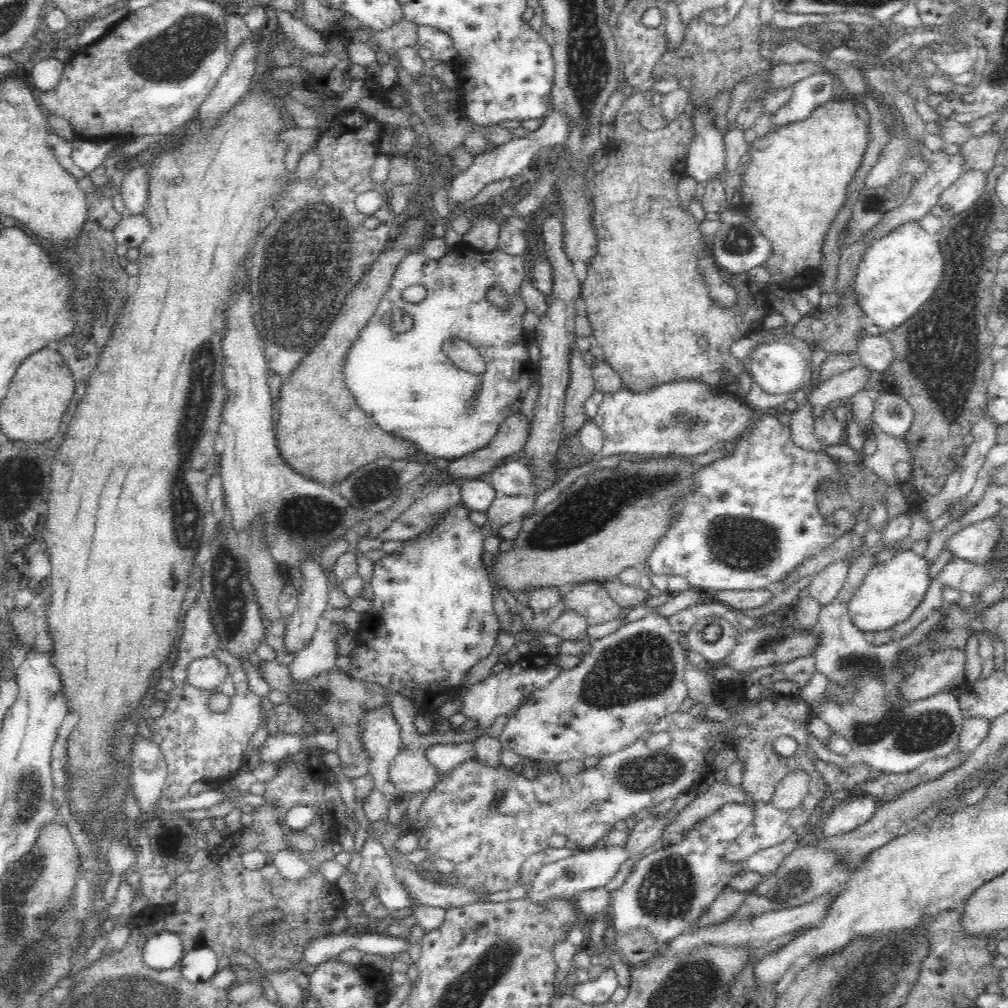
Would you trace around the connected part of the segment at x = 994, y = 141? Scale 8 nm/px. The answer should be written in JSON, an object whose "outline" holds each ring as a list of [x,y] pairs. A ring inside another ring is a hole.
{"outline":[[[987,131],[980,136],[968,135],[960,146],[959,152],[966,155],[964,170],[970,167],[984,169],[986,174],[995,165],[995,160],[1000,149],[1003,149],[1006,131]]]}

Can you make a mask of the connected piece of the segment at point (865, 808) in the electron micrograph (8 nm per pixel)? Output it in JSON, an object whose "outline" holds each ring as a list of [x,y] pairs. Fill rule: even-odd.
{"outline":[[[868,794],[846,798],[843,802],[827,805],[829,818],[824,826],[822,836],[848,832],[866,825],[877,812],[877,798]]]}

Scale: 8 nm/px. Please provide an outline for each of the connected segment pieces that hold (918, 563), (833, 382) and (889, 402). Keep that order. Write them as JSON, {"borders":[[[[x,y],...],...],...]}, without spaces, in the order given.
{"borders":[[[[915,549],[896,551],[892,558],[877,563],[848,604],[848,612],[854,626],[870,636],[906,622],[926,597],[931,581],[927,570],[926,560]]],[[[860,361],[854,368],[822,382],[818,388],[805,391],[806,399],[812,401],[812,406],[824,407],[834,400],[851,397],[865,388],[870,371],[871,368]]],[[[879,390],[875,392],[874,421],[876,426],[893,436],[894,439],[905,442],[906,432],[910,430],[913,421],[913,410],[906,400],[898,394]]]]}

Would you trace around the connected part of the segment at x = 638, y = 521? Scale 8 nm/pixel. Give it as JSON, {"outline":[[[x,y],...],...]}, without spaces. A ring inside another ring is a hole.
{"outline":[[[636,456],[642,460],[618,460],[614,468],[597,468],[580,474],[566,486],[556,500],[532,514],[522,523],[513,547],[508,552],[496,555],[490,571],[493,583],[498,581],[501,589],[510,591],[533,591],[542,586],[557,586],[571,583],[609,580],[616,578],[627,568],[640,567],[646,562],[658,542],[676,524],[674,506],[684,498],[700,490],[698,472],[702,465],[690,462],[682,456]]]}

